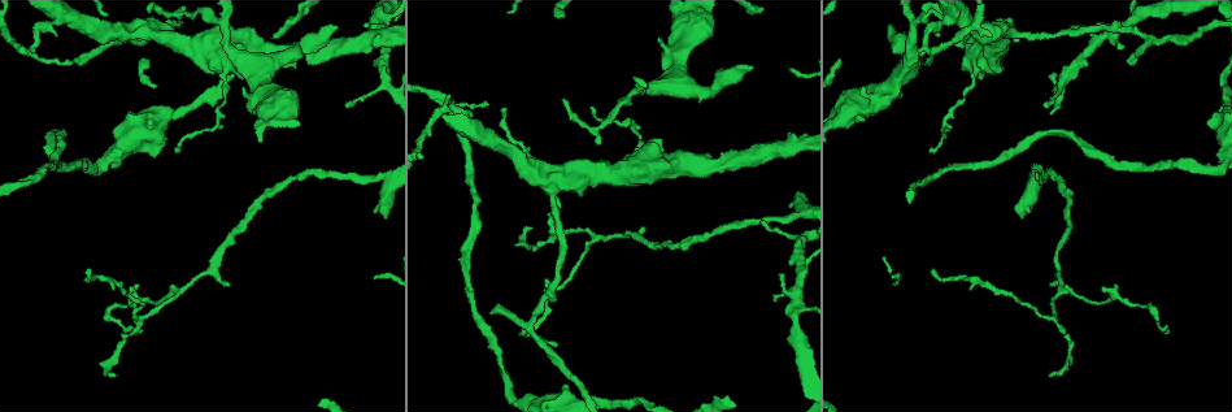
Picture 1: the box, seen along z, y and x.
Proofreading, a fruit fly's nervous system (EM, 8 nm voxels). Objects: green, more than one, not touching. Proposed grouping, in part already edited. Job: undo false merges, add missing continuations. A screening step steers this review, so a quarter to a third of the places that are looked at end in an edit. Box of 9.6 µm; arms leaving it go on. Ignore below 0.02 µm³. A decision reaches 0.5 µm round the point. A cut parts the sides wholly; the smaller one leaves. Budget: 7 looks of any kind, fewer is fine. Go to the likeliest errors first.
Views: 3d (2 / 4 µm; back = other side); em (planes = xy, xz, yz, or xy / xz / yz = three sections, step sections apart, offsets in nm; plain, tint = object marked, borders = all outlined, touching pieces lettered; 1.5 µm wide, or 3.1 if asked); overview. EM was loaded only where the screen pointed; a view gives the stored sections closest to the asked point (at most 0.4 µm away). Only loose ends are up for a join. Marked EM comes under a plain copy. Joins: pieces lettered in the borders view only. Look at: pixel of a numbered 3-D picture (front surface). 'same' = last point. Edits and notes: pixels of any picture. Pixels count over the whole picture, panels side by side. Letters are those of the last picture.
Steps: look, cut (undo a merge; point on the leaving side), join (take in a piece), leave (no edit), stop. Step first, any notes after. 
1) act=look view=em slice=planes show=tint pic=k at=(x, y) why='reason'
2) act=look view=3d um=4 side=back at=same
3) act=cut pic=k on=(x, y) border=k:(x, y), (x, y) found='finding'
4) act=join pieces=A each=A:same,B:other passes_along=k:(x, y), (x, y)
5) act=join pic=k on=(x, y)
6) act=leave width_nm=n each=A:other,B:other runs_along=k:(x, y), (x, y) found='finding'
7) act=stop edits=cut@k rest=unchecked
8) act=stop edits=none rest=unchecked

act=look view=em slice=xz step=8 show=borders pic=1 at=(336, 28)

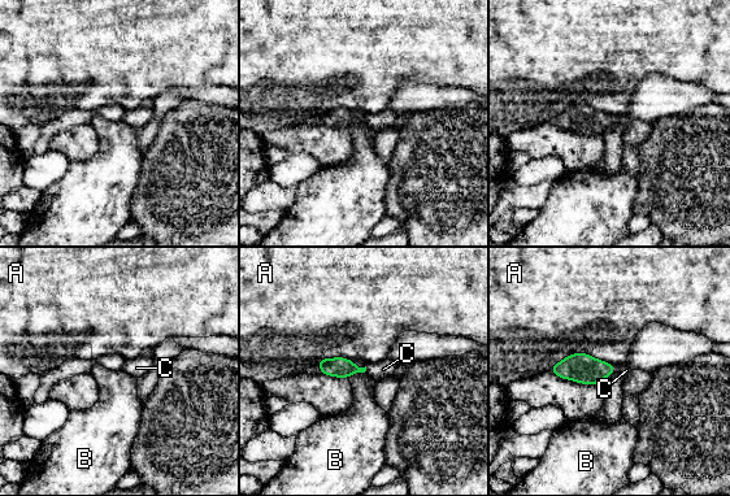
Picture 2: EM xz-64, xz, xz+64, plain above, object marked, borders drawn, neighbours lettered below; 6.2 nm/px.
act=join pieces=C longest_contact=A:420nm each=A:other,B:other,C:same found='it goes on there'

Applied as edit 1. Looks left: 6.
act=look view=overview why='see it whole again'

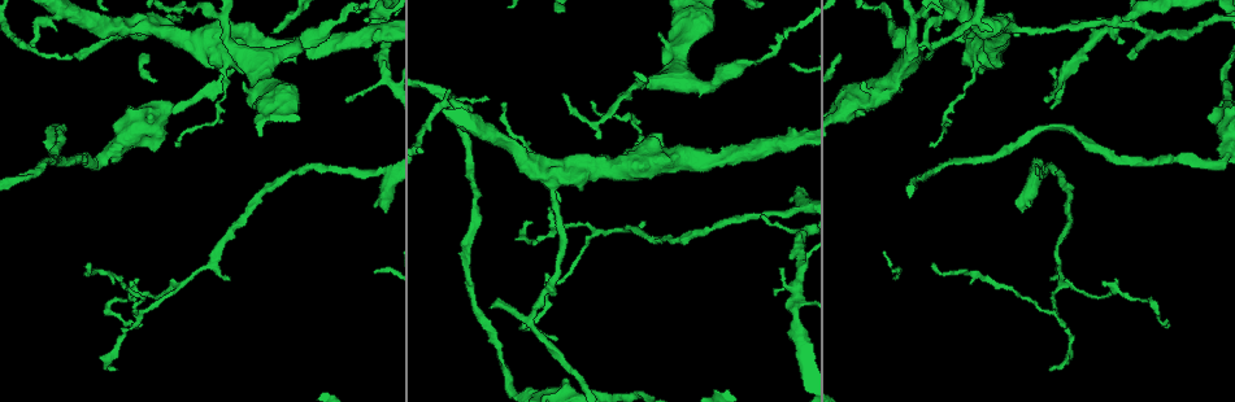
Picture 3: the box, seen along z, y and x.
act=look view=em slice=planes show=tint pic=3 at=(792, 306) why='abrupt turn'

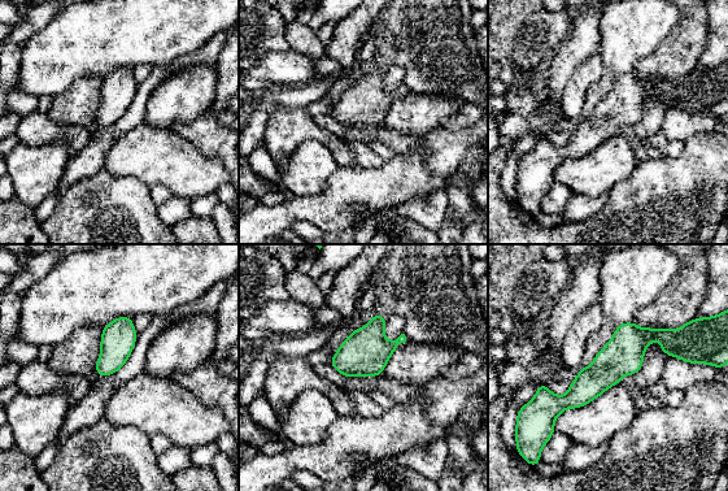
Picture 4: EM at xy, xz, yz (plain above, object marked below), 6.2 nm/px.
act=look view=em slice=planes show=borders at=same

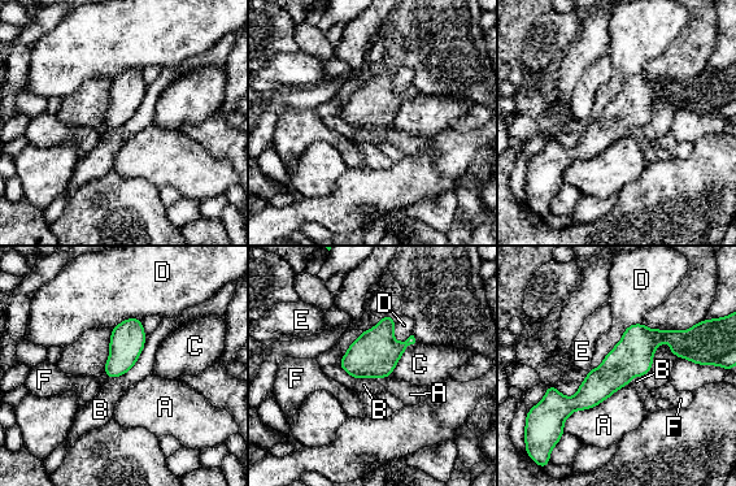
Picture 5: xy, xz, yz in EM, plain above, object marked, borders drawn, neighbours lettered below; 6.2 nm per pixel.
act=leave longest_contact=A:500nm each=A:other,B:other,C:other,D:other,E:other,F:other found='continuous, no second cell'

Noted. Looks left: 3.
act=look view=3d um=4 pic=3 at=(70, 56) why='thin end'

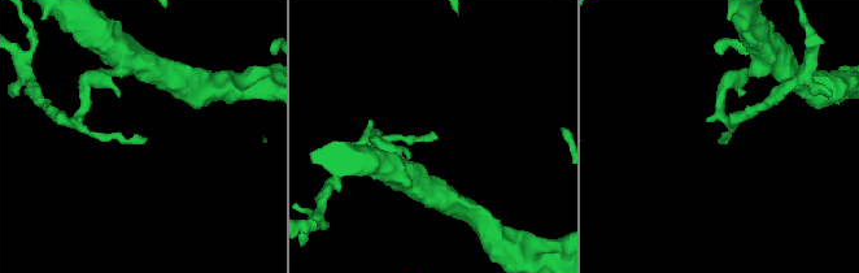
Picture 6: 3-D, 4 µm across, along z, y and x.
act=look view=em slice=planes show=borders pic=6 at=(146, 136)

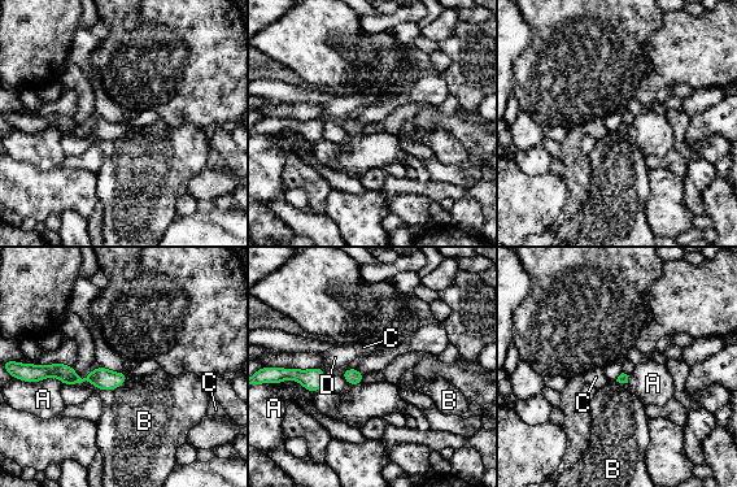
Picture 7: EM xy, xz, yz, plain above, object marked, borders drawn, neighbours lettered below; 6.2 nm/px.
act=leave each=A:other,B:other,C:other,D:other found='none of them fits'

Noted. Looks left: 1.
act=stop edits=join@2 rest=unchecked

